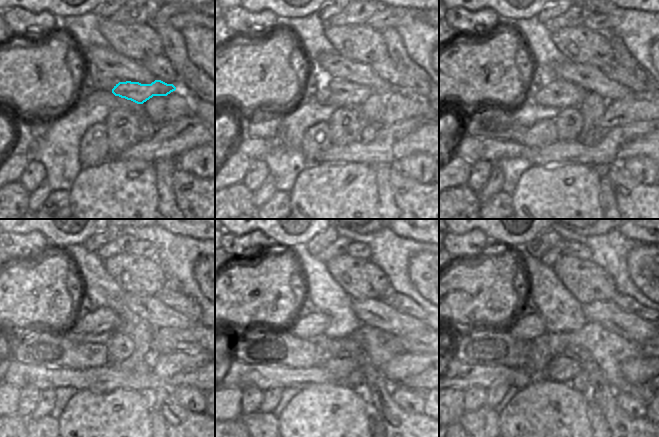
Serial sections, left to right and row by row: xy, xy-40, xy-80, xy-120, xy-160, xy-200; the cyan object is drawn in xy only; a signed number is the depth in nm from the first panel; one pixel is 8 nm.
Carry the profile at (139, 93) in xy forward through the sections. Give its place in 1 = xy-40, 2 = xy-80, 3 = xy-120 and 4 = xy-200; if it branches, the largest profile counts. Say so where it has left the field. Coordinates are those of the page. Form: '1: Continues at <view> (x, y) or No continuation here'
1: Continues at xy-40 (339, 93)
2: Continues at xy-80 (556, 93)
3: Continues at xy-120 (101, 320)
4: Continues at xy-200 (529, 326).

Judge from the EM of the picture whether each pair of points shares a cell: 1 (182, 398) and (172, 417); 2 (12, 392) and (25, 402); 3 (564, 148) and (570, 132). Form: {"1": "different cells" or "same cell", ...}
{"1": "different cells", "2": "different cells", "3": "different cells"}

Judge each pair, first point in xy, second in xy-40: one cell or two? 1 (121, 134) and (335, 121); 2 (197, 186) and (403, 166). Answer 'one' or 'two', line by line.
1: one
2: two

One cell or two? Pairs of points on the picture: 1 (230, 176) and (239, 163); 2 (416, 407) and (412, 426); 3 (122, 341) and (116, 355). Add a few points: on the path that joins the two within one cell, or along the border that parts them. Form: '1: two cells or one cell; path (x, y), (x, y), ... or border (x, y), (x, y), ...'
1: one cell; path (230, 173), (236, 166)
2: two cells; border (394, 402), (407, 411), (423, 414)
3: one cell; path (121, 344), (118, 352)

